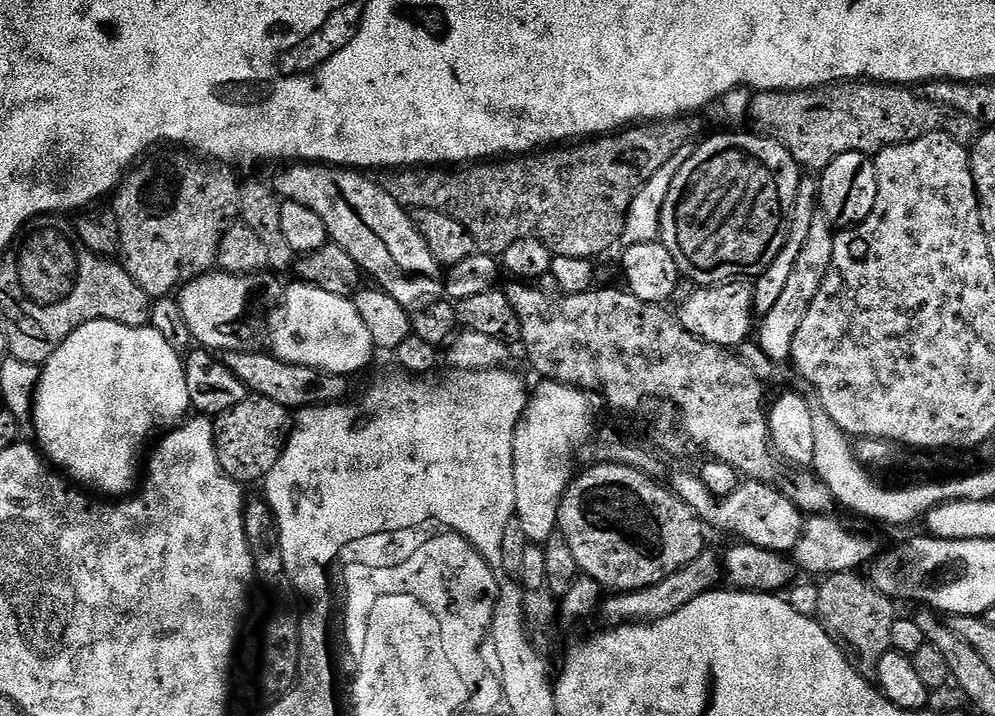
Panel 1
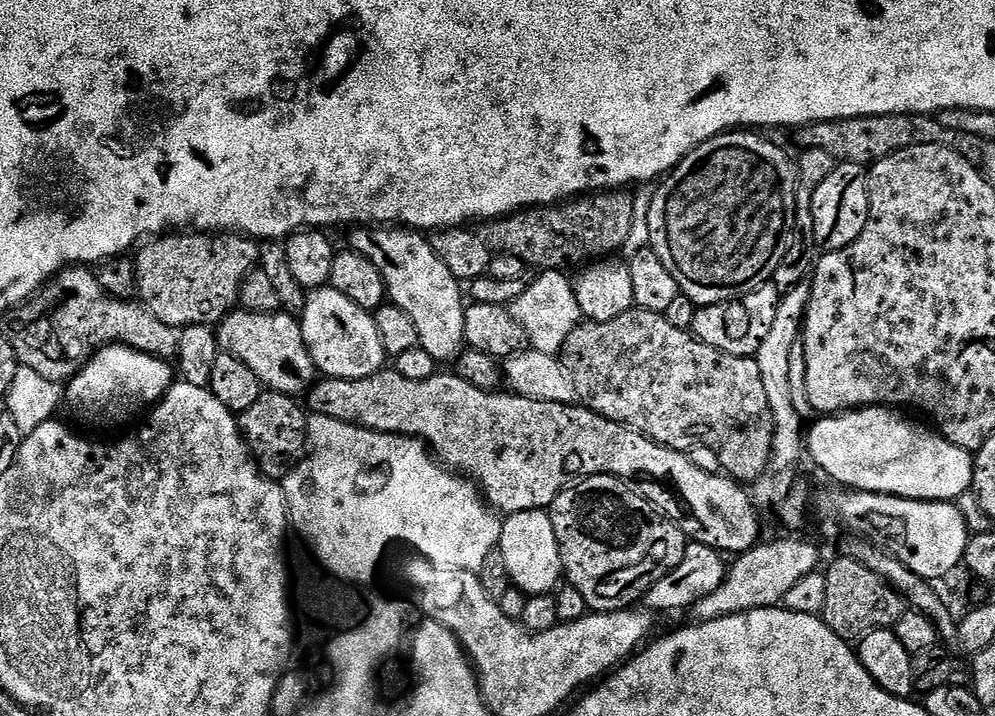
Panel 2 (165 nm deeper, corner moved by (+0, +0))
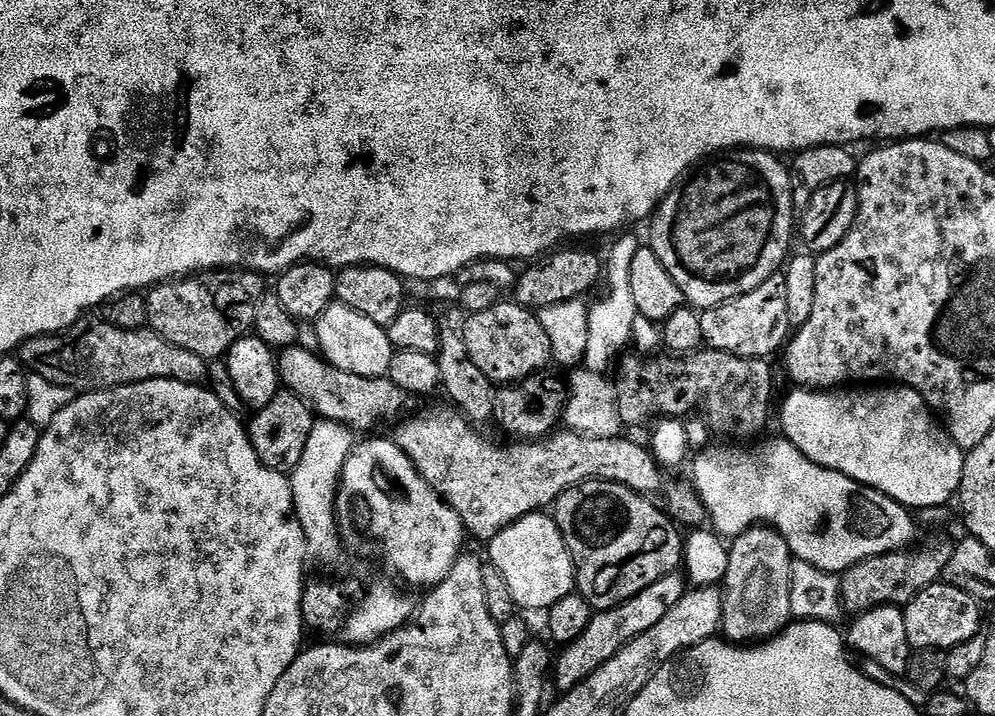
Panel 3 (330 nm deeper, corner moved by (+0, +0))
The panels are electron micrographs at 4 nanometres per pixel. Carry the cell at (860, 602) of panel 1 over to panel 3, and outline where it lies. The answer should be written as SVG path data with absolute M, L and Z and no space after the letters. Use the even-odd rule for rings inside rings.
M928 540L917 552L901 550L868 557L846 569L839 577L840 602L845 613L859 614L887 604L903 606L909 604L926 586L937 583L944 575L946 562L950 562L954 551L953 541Z

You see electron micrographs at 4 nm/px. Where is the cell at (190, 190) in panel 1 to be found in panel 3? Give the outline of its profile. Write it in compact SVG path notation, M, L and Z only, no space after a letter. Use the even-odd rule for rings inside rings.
M212 270L207 276L208 284L200 280L204 278L166 280L162 284L155 285L147 293L146 299L151 331L157 332L167 344L182 346L182 350L190 350L190 354L198 354L211 362L227 354L230 346L238 342L238 338L253 331L258 314L258 302L262 302L266 285L264 285L265 277L261 273L247 270Z

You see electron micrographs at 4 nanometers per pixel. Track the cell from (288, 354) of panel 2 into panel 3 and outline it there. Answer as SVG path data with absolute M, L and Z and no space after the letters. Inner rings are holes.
M299 346L283 349L279 353L278 363L280 382L287 391L302 398L302 402L306 402L319 419L344 424L356 434L368 432L387 420L395 421L405 411L403 408L410 403L408 393L394 386L394 382L385 377L366 378L362 374L338 370L323 355Z

